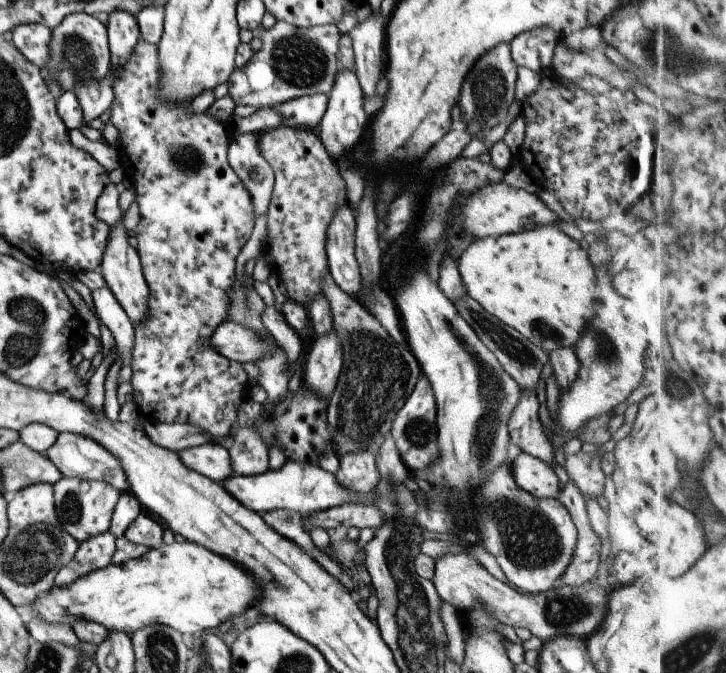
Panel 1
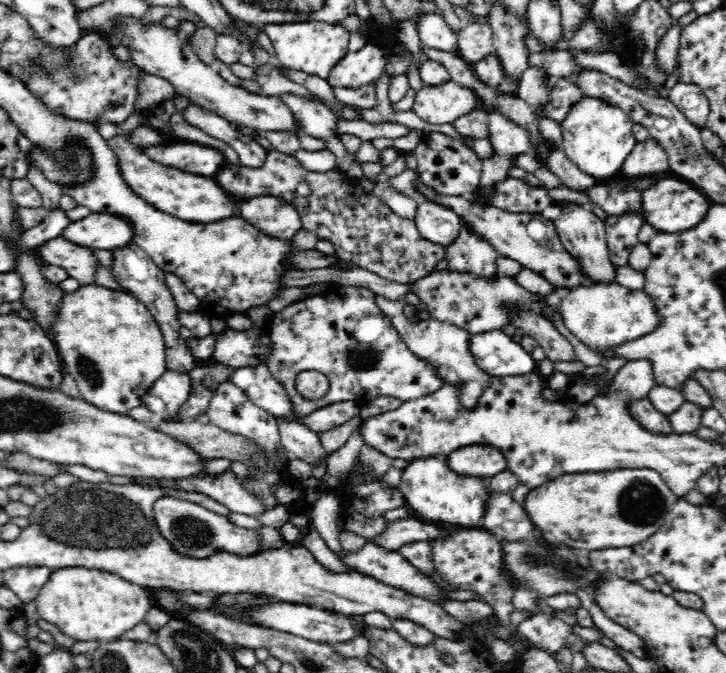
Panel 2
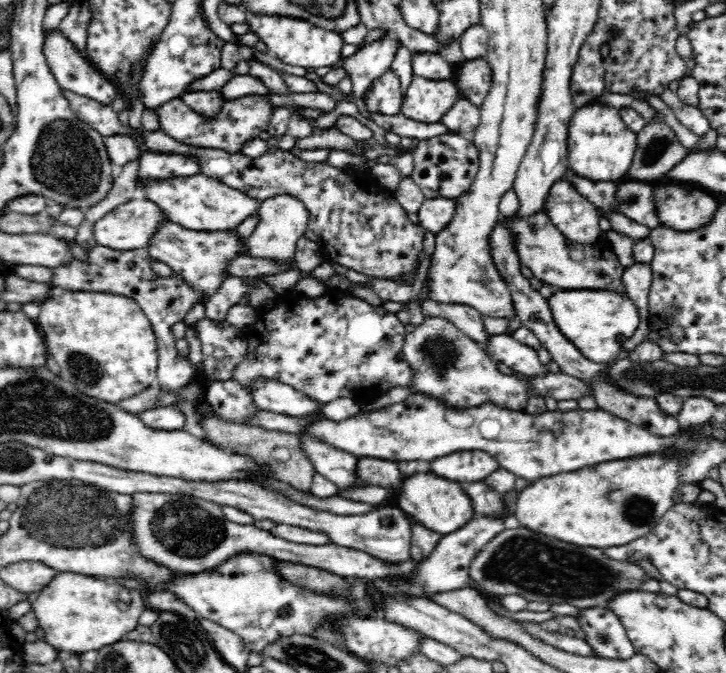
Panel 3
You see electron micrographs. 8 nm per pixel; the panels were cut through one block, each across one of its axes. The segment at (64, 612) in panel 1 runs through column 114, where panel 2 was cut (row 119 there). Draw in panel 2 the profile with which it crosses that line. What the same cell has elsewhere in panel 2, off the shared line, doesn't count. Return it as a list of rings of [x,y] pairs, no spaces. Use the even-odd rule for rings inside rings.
[[[585,95],[570,108],[561,124],[563,142],[561,146],[568,158],[583,173],[599,177],[603,181],[608,180],[621,175],[620,168],[624,158],[637,145],[632,133],[633,124],[626,112],[618,109],[618,106],[609,104],[601,98]]]

